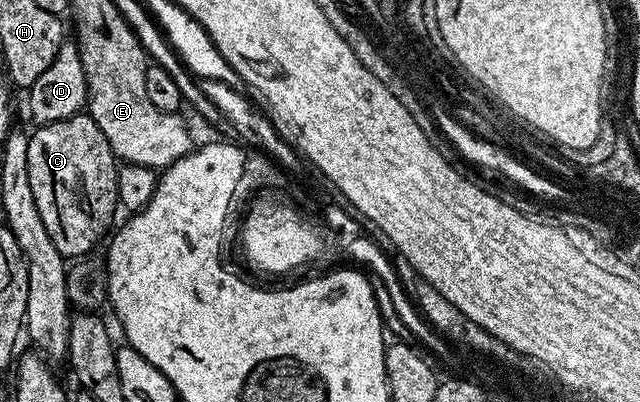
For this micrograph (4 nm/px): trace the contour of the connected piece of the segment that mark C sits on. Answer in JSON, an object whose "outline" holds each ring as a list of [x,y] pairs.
{"outline":[[[90,115],[70,116],[61,122],[44,124],[30,133],[29,142],[29,187],[33,189],[33,202],[37,202],[37,211],[41,214],[41,222],[45,222],[45,230],[49,230],[49,238],[53,238],[53,246],[65,258],[83,258],[95,248],[95,243],[108,235],[107,227],[115,216],[115,208],[119,204],[117,194],[117,157],[111,153],[105,134],[93,122]]]}

